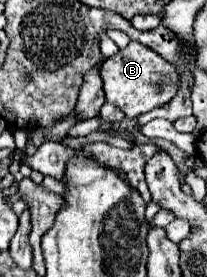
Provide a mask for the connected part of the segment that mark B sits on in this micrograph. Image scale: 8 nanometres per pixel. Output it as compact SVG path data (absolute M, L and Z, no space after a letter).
M130 41L126 49L108 57L100 69L100 77L104 81L106 101L120 107L128 119L136 119L140 113L148 113L168 103L176 95L180 81L178 69L170 61L136 41Z

